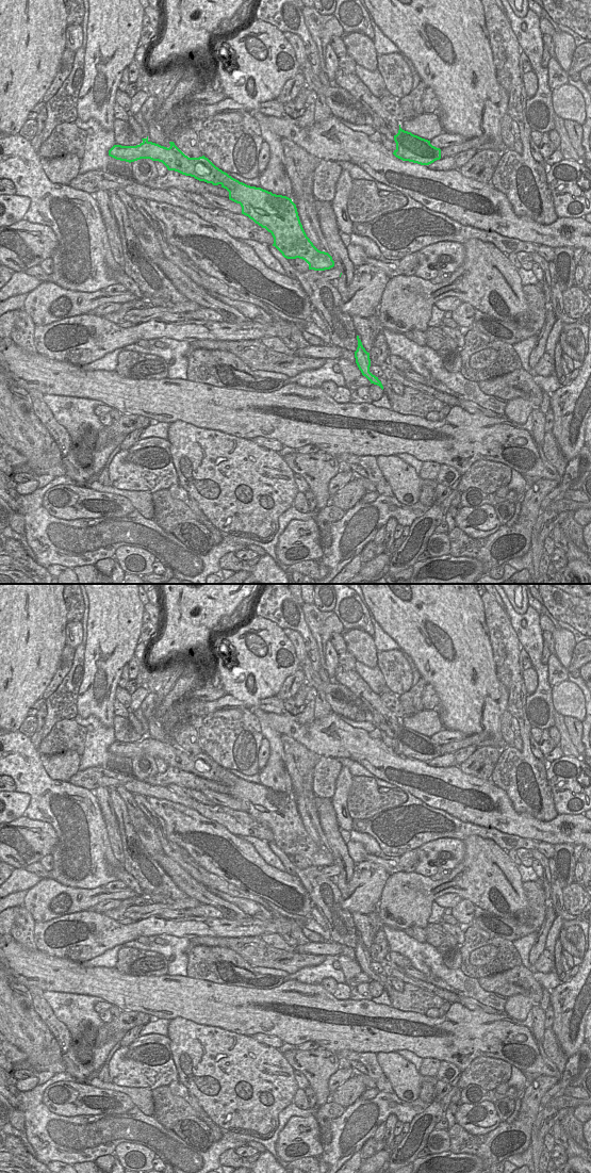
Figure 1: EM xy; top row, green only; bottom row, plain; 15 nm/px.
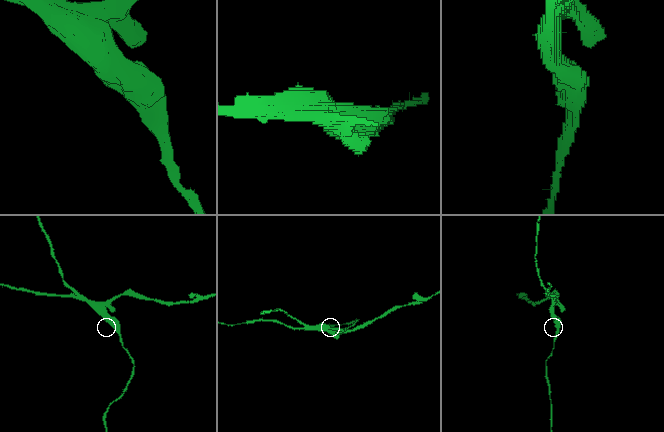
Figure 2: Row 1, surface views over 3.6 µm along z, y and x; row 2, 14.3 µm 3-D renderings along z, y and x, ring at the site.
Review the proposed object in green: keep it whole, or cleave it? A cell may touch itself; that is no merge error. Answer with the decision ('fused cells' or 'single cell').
fused cells

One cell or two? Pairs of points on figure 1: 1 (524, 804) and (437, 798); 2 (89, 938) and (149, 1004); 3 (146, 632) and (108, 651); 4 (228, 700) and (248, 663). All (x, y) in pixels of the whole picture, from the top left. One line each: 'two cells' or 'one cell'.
1: two cells
2: two cells
3: two cells
4: two cells

